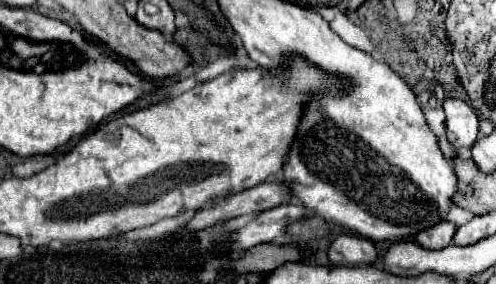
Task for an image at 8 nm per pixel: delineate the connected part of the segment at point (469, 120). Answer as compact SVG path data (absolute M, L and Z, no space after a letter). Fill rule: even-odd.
M448 97L444 101L448 141L456 149L470 149L478 137L478 117L474 109L462 99Z

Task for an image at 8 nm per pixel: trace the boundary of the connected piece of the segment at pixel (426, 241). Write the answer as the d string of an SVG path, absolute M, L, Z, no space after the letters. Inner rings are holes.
M452 221L436 223L434 227L428 227L416 235L416 241L426 249L442 249L452 243L452 237L456 233L456 225Z

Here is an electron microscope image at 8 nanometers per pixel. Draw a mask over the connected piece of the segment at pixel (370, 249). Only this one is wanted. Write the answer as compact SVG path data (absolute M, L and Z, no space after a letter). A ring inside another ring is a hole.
M342 233L332 239L328 247L328 259L330 263L374 263L378 259L376 247L370 239L364 239L360 235Z

